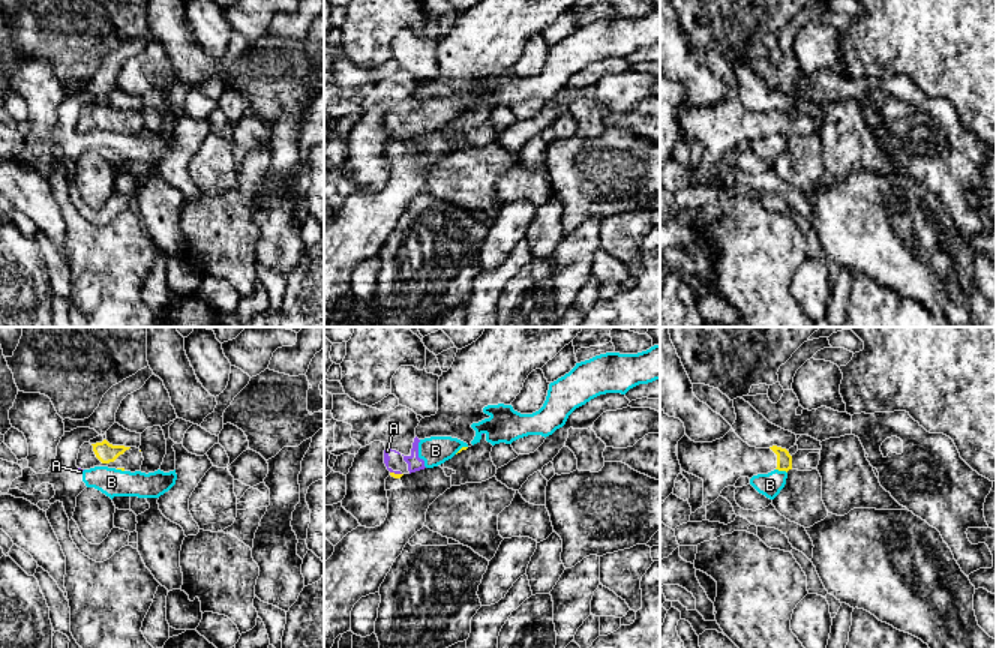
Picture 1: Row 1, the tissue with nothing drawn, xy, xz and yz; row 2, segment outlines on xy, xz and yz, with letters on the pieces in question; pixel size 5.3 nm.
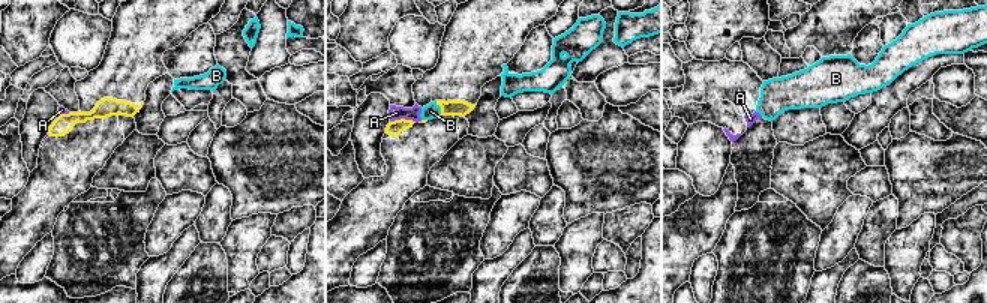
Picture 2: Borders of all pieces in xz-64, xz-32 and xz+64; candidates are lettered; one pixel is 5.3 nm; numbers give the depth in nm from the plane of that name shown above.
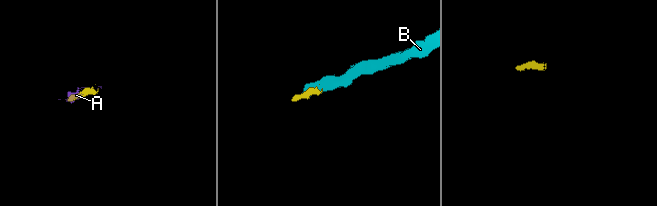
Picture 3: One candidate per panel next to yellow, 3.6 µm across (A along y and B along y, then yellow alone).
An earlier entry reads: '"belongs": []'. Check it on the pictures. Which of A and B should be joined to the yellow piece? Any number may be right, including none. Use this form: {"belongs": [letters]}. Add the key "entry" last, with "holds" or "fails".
{"belongs": [], "entry": "holds"}

